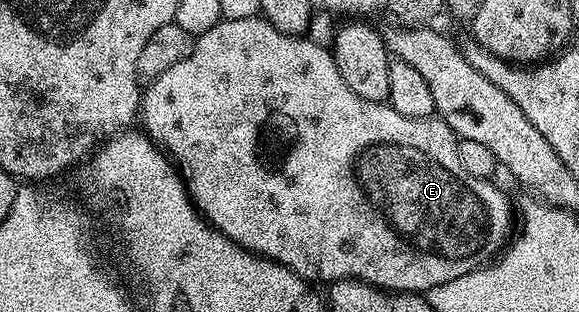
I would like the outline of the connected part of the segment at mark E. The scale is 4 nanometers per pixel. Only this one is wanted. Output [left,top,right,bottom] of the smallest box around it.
[141,16,513,292]

